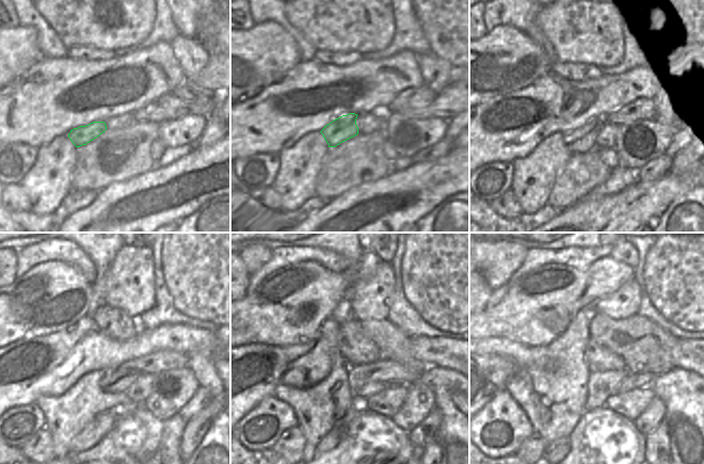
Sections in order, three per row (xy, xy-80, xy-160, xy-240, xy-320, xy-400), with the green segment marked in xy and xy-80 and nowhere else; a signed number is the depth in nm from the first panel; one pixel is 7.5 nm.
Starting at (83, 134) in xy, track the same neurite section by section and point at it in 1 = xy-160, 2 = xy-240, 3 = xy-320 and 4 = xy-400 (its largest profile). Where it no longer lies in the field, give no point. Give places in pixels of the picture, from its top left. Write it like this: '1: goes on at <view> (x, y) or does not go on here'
1: goes on at xy-160 (581, 140)
2: goes on at xy-240 (122, 385)
3: goes on at xy-320 (372, 387)
4: goes on at xy-400 (633, 381)

